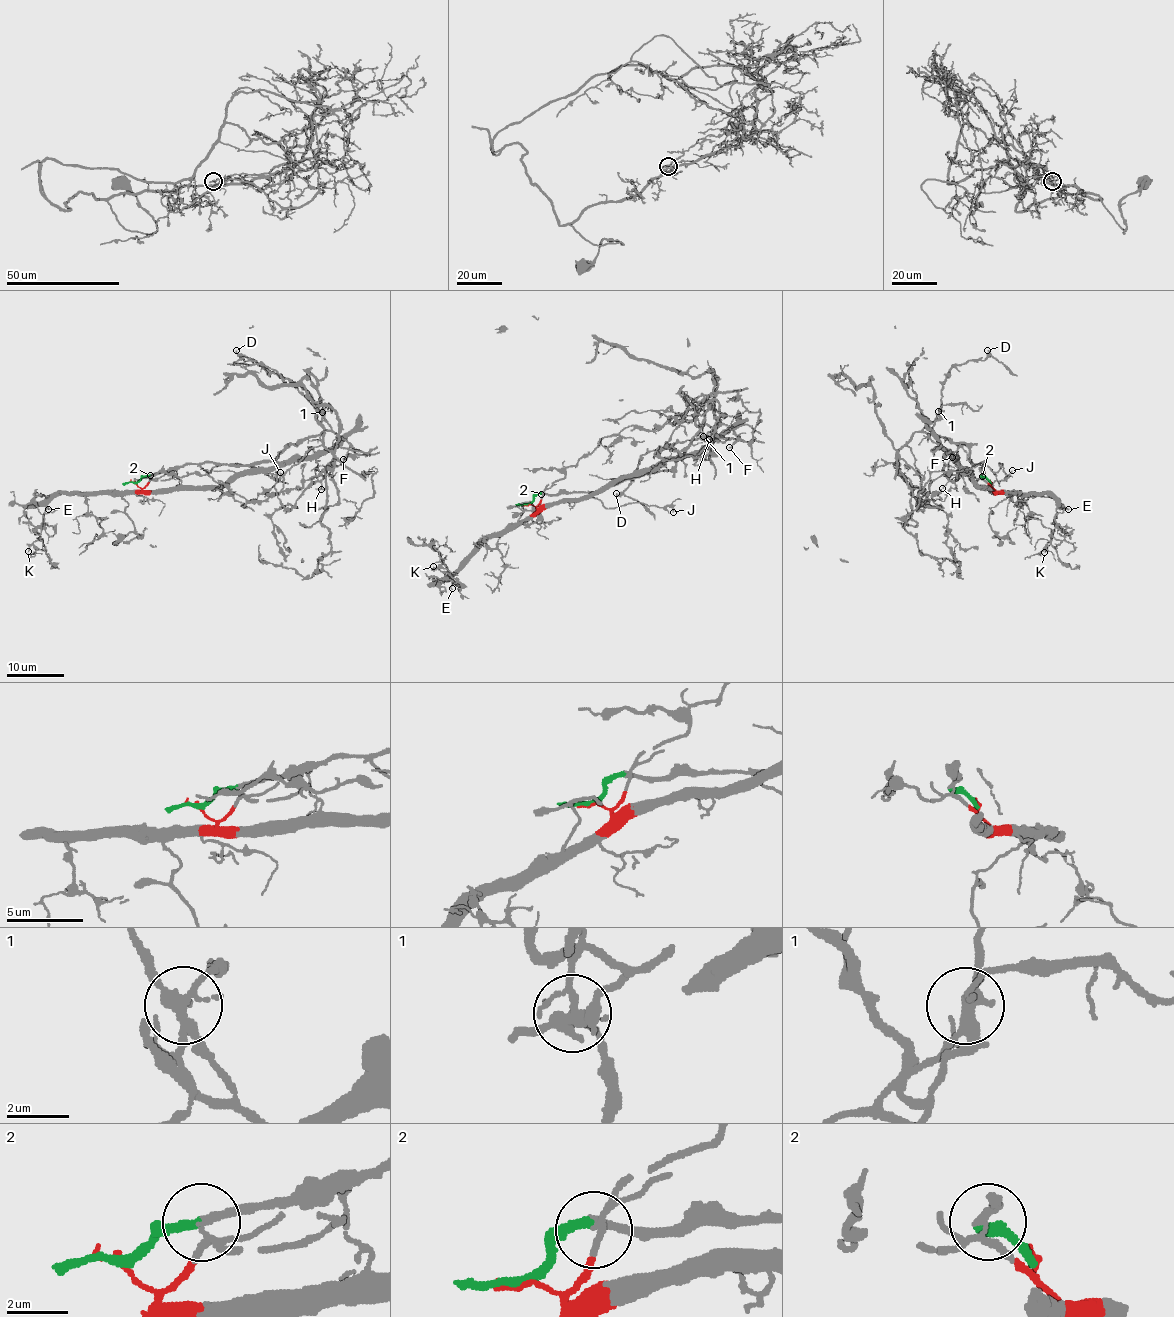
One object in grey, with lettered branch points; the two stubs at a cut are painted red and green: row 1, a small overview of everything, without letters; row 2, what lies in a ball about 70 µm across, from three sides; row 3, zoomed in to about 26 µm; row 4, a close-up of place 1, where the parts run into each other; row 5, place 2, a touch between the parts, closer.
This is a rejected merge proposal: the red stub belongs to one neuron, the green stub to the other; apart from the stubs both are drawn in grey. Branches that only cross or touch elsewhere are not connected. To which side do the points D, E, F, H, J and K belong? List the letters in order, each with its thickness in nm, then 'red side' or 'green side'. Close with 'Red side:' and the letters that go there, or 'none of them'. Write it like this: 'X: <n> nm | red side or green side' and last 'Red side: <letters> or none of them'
D: 200 nm | red side
E: 120 nm | red side
F: 120 nm | red side
H: 120 nm | red side
J: 120 nm | green side
K: 110 nm | red side
Red side: D, E, F, H, K

